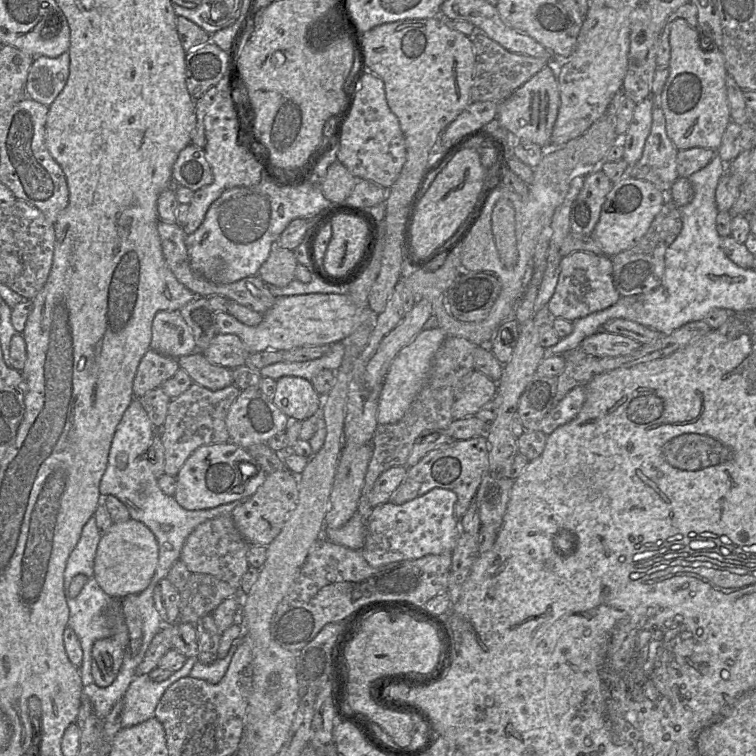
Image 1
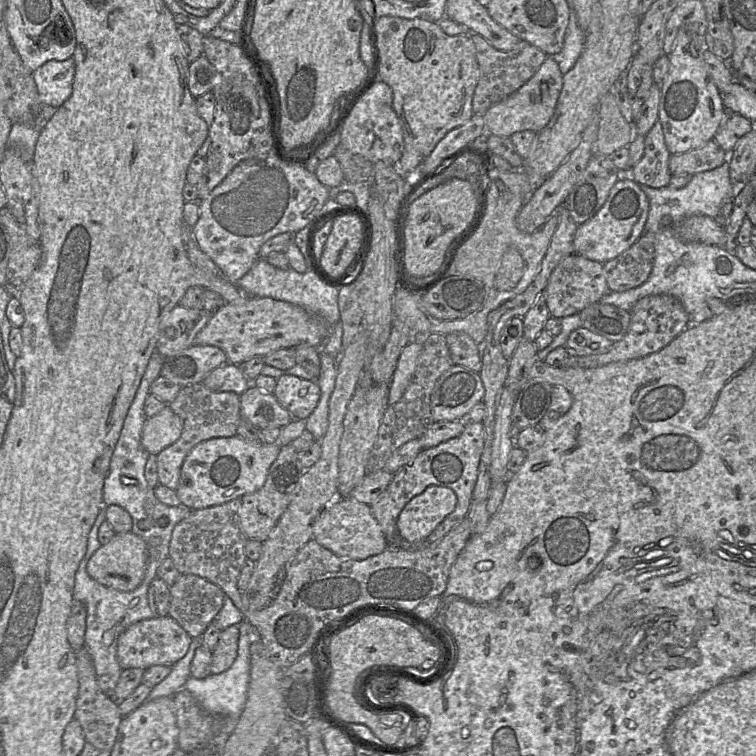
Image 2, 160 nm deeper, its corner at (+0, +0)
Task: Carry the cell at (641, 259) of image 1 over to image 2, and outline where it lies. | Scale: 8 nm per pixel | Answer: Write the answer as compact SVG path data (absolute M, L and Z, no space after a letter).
M643 232L640 238L627 250L603 264L604 273L609 289L622 292L642 285L649 277L654 262L655 238L651 232Z

